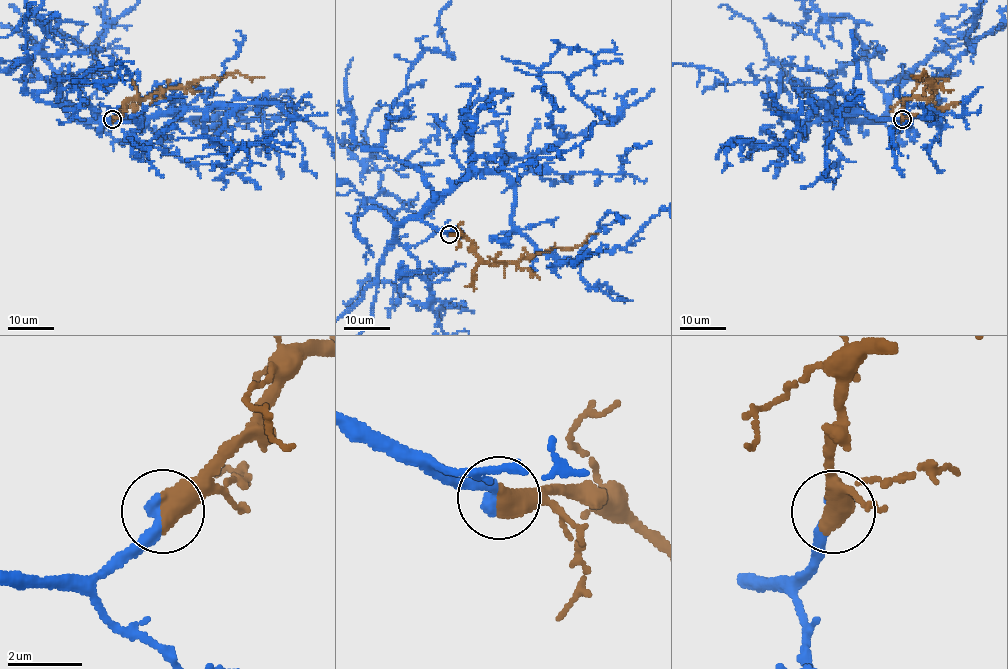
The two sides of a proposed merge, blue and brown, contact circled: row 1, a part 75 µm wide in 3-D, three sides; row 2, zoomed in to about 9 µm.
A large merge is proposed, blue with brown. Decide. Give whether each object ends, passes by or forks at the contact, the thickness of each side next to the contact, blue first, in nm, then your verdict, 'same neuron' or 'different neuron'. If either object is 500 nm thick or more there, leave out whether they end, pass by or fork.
400 nm thick on the blue side, 650 nm on the other; same neuron

